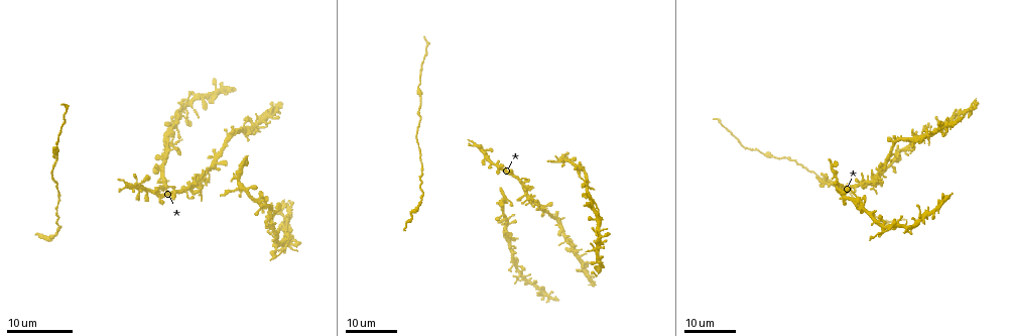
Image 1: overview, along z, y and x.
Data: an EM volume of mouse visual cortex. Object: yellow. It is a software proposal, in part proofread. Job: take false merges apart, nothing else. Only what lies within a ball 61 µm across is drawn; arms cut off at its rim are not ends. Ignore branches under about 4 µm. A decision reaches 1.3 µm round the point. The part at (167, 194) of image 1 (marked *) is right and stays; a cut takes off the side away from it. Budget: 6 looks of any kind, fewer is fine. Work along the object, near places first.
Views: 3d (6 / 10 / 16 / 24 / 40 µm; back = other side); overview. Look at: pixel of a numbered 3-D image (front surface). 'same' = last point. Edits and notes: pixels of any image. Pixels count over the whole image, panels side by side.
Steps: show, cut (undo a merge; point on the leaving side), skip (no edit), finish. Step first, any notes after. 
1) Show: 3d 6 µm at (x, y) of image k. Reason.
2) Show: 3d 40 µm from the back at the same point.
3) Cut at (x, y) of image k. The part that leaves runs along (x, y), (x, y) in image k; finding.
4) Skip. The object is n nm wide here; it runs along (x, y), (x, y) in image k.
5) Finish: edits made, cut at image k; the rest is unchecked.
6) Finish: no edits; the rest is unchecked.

Show: 3d 16 µm at (506, 197) of image 1. Four-way junction.

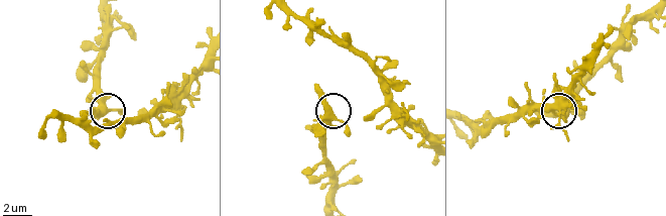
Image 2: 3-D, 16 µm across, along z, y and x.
Show: 3d 6 µm at (333, 119) of image 2.

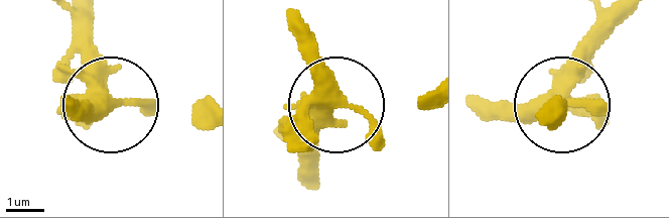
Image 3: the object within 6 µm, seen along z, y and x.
Skip. It runs along (199, 113), (116, 104), (78, 42) in image 3; all the same cell.

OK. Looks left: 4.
Show: 3d 24 µm at (585, 187) of image 1. Two arms in line, one across.

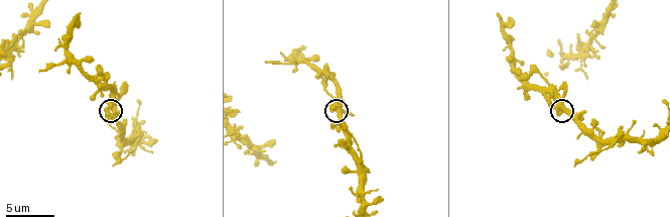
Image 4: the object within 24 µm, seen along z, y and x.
Show: 3d 6 µm at (338, 115) of image 4. Closer look.

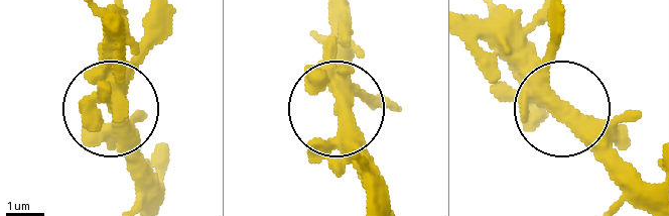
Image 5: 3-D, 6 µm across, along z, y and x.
Skip. 3 arms meet here; one cell here.

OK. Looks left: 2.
Show: 3d 10 µm at (511, 55) of image 4. Branch point.

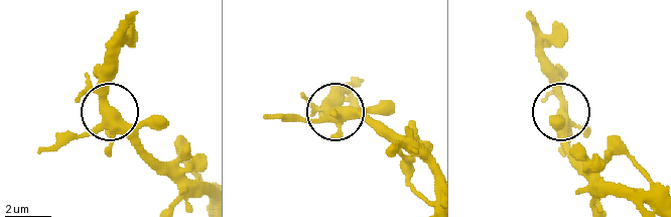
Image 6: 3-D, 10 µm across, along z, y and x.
Show: 3d 10 µm from the back at (563, 112) of image 6. Other side.

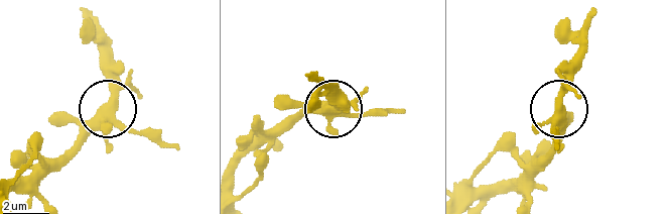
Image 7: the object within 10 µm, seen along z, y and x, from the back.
Skip. The object is 360 nm wide here; all the same cell.

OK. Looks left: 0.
Finish: no edits; the rest is unchecked.

